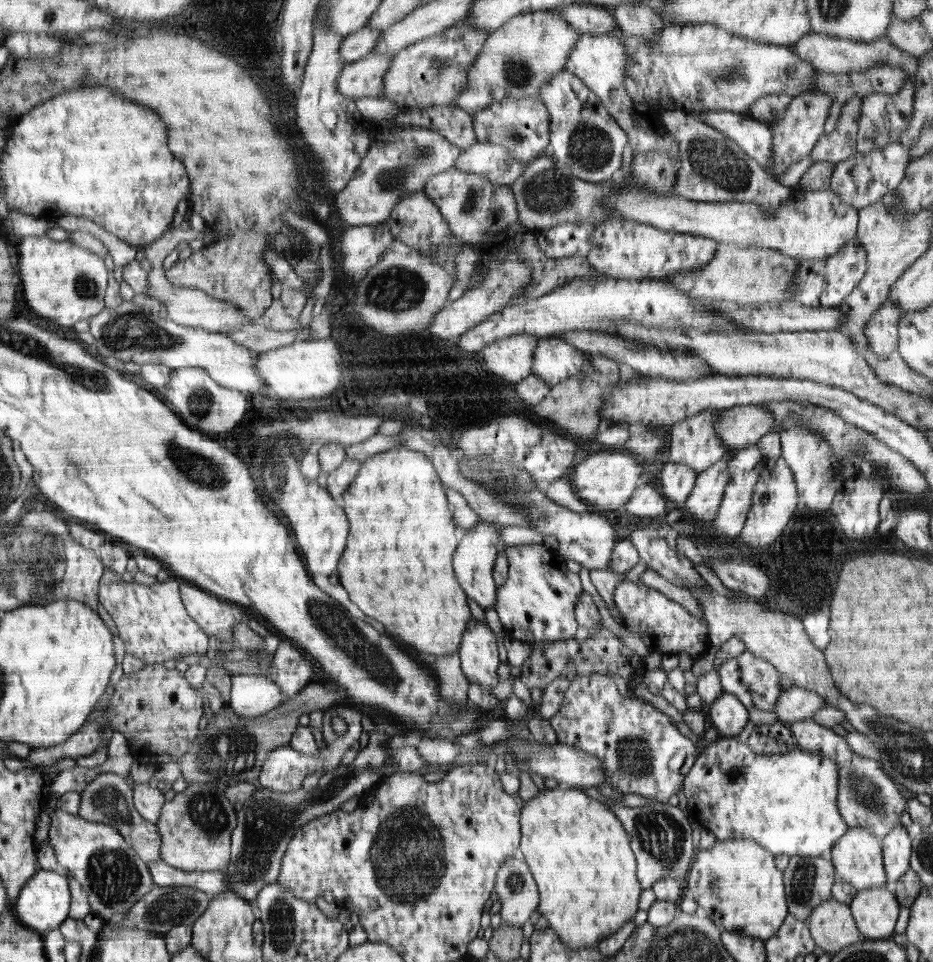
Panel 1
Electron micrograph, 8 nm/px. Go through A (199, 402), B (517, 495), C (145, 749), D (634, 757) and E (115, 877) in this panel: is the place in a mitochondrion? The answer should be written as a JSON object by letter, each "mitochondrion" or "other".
{"A":"mitochondrion","B":"mitochondrion","C":"other","D":"mitochondrion","E":"mitochondrion"}

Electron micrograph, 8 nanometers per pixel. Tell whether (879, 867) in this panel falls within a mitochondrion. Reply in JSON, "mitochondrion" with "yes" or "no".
{"mitochondrion":"no"}

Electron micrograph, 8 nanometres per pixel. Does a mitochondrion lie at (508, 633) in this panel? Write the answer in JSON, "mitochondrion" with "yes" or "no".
{"mitochondrion":"no"}

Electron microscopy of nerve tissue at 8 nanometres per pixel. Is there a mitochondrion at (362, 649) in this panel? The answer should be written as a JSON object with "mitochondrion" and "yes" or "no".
{"mitochondrion":"yes"}

